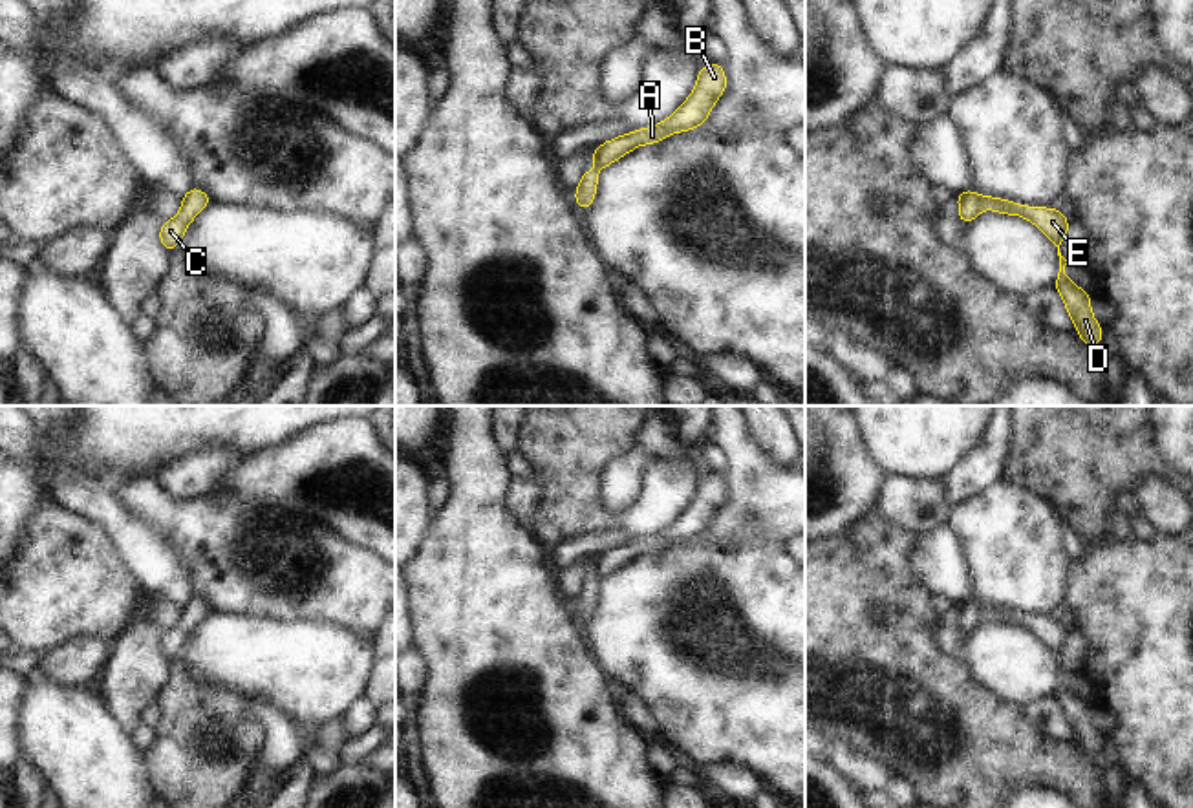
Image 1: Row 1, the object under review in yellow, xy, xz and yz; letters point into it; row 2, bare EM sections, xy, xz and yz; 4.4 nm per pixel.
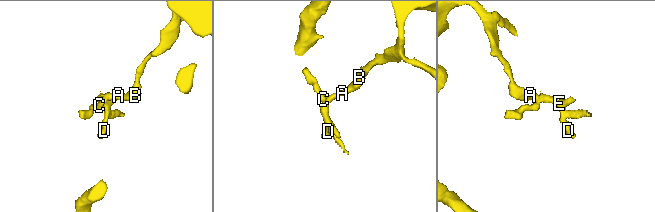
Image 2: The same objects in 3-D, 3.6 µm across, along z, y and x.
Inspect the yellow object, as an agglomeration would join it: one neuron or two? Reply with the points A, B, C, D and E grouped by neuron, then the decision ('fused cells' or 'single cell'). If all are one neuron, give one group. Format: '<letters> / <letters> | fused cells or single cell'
A B C / D E | fused cells

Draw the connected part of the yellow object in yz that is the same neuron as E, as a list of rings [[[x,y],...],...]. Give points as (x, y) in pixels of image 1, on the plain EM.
[[[979,605],[984,620],[1001,622],[1006,625],[1021,625],[1032,631],[1056,656],[1059,665],[1059,682],[1054,693],[1054,698],[1065,709],[1065,718],[1070,729],[1076,735],[1076,742],[1087,757],[1094,757],[1102,753],[1103,742],[1102,735],[1094,729],[1091,720],[1091,704],[1080,696],[1076,696],[1070,687],[1065,684],[1067,673],[1083,673],[1083,671],[1067,671],[1059,654],[1063,653],[1070,631],[1058,618],[1045,616],[1026,616],[1014,612],[1010,609],[999,609],[992,605]]]

